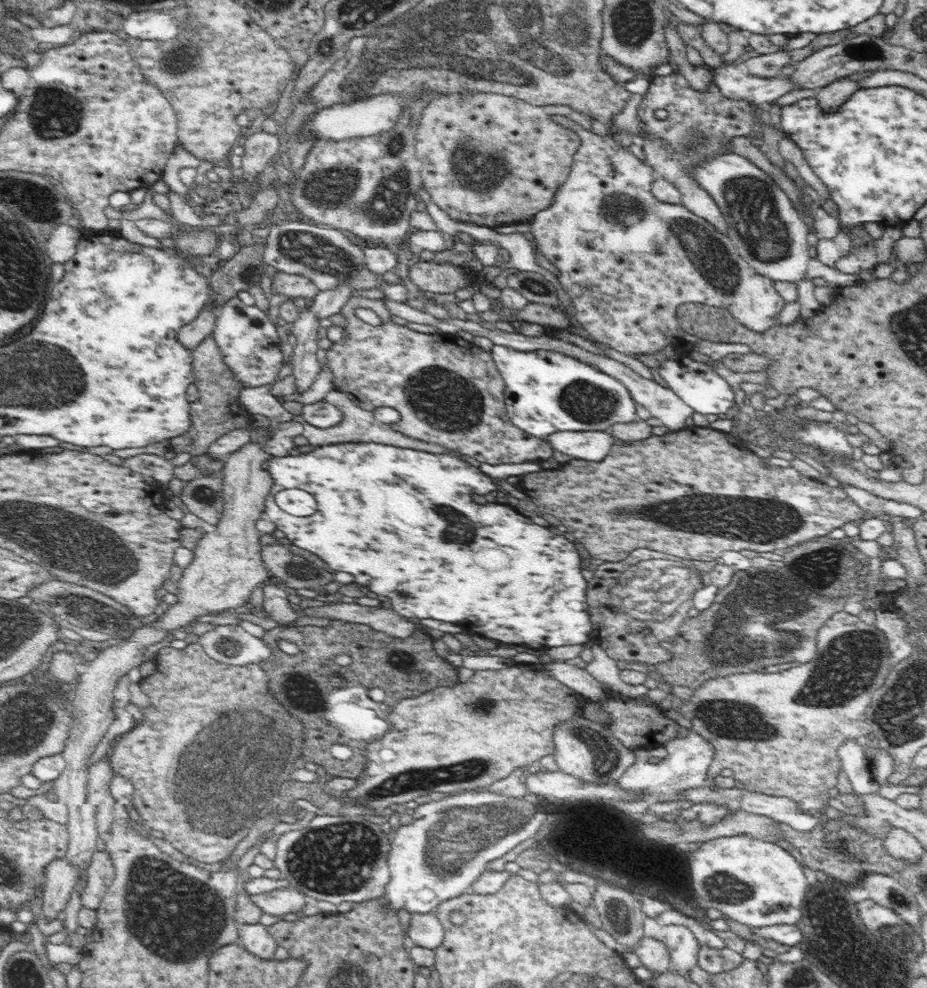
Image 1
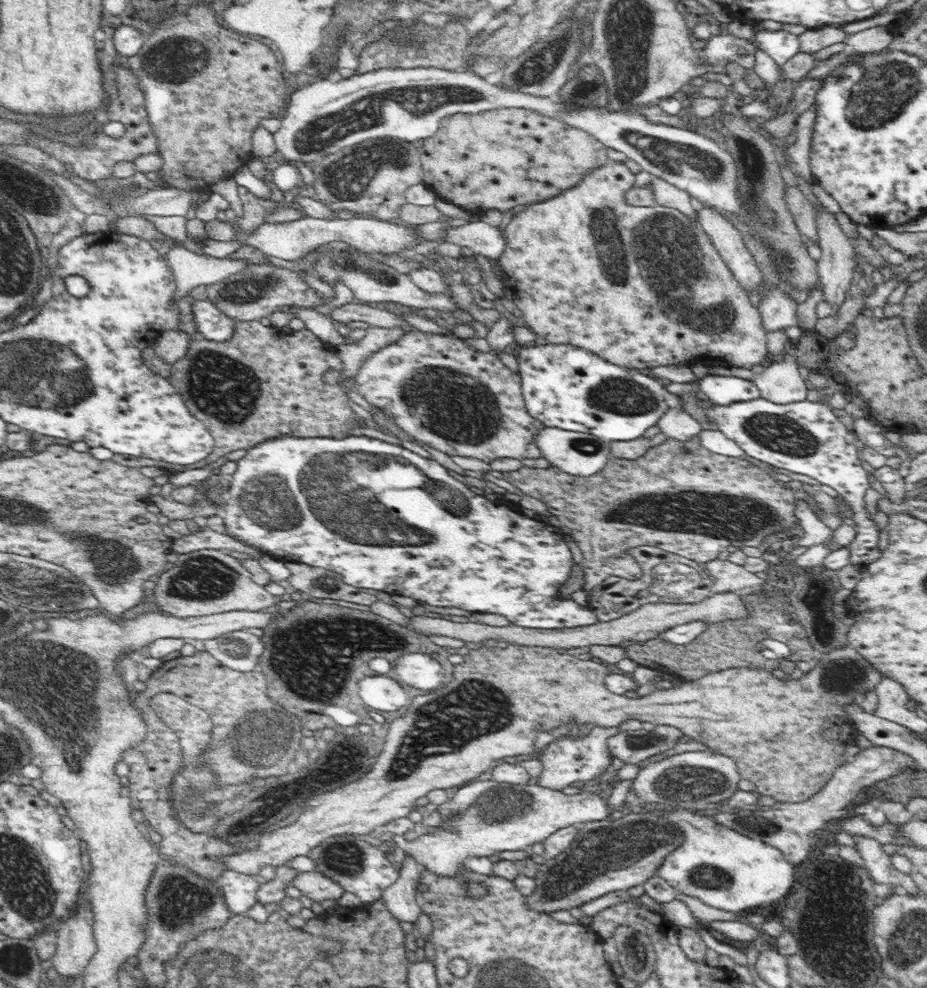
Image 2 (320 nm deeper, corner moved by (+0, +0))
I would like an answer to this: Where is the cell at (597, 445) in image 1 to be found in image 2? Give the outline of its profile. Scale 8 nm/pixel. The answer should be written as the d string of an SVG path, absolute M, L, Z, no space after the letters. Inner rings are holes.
M544 427L536 433L536 445L542 456L550 462L551 466L560 468L574 476L592 476L602 470L608 459L612 456L609 443L595 435L583 432L562 430L556 427Z

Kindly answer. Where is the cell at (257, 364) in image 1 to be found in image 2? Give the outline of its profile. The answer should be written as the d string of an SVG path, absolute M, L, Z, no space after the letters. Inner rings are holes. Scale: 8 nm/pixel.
M206 298L196 300L192 305L193 320L197 336L213 341L232 340L237 329L238 320L220 312L213 302Z

